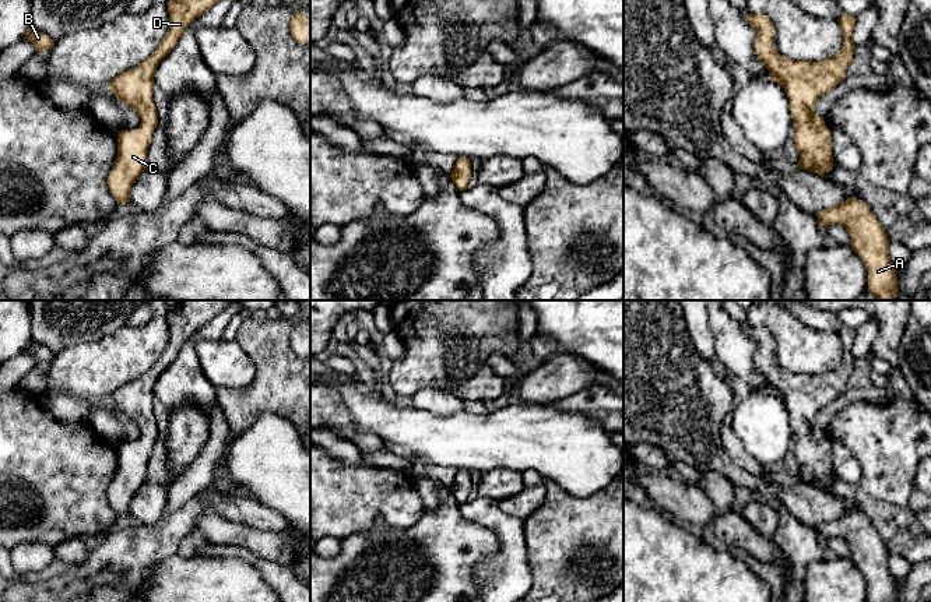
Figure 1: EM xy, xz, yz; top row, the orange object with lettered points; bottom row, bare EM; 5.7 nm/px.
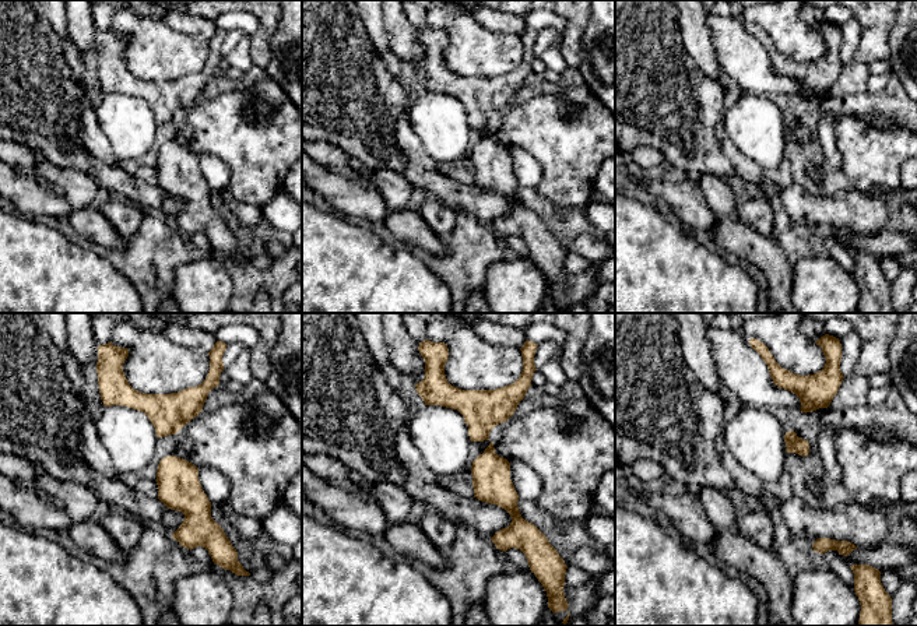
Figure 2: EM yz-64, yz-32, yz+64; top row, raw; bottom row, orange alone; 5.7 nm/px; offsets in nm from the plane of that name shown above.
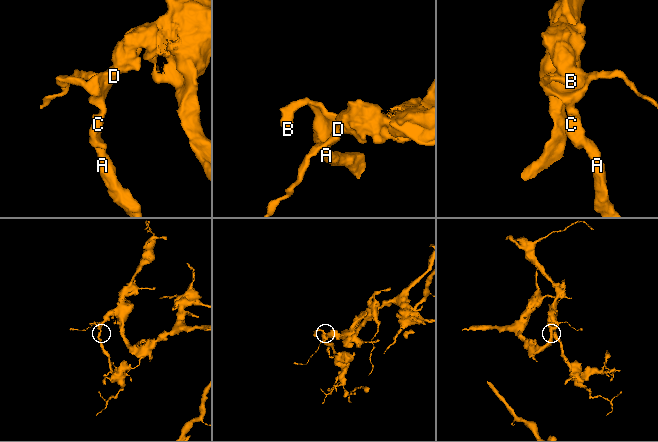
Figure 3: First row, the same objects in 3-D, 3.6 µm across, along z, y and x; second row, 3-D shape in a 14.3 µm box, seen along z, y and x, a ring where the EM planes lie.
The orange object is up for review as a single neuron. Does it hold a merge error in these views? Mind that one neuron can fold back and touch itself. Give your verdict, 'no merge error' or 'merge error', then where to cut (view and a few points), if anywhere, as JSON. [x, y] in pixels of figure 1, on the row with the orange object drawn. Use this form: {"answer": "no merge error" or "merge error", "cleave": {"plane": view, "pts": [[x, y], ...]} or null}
{"answer": "no merge error", "cleave": null}

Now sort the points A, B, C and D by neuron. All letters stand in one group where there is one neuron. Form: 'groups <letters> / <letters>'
groups A B C D

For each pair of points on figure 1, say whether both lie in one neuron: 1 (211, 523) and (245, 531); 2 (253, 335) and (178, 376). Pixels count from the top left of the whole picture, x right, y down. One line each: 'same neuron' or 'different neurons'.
1: same neuron
2: different neurons

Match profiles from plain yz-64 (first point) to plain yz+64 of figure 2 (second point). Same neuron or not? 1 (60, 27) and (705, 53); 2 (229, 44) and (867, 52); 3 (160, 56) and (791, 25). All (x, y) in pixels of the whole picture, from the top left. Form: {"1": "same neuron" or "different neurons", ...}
{"1": "same neuron", "2": "different neurons", "3": "same neuron"}

